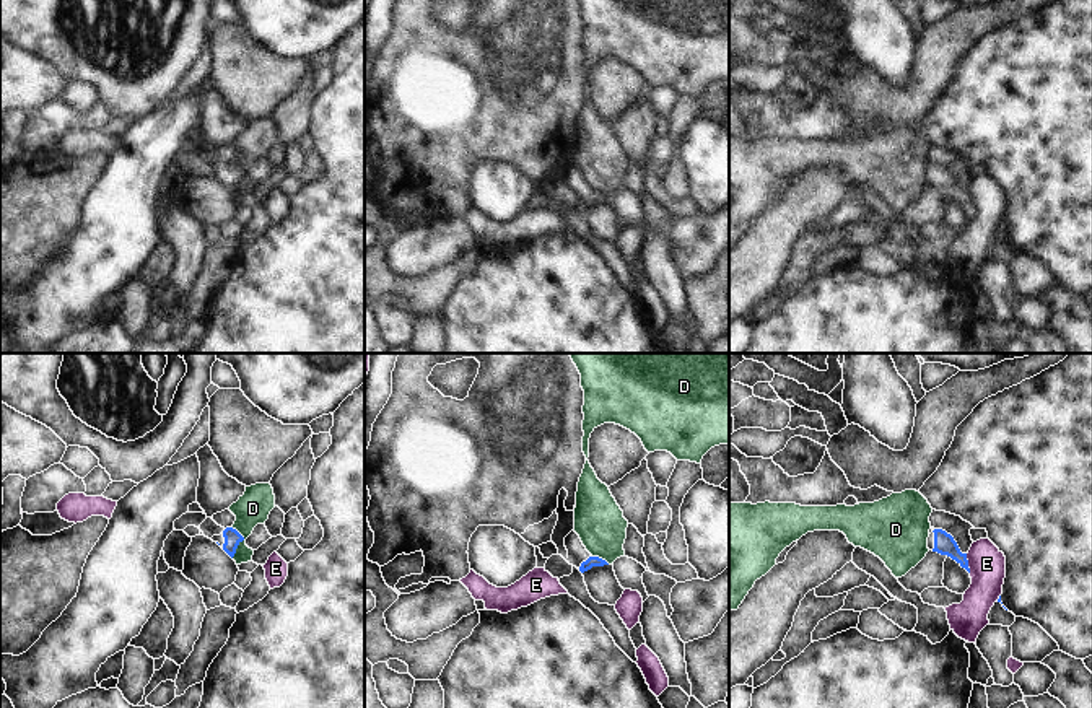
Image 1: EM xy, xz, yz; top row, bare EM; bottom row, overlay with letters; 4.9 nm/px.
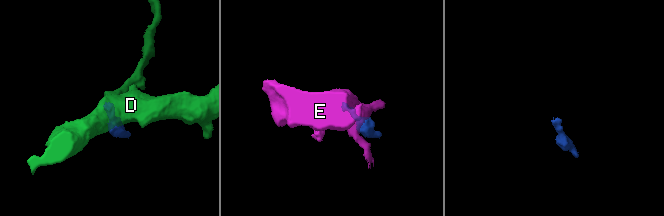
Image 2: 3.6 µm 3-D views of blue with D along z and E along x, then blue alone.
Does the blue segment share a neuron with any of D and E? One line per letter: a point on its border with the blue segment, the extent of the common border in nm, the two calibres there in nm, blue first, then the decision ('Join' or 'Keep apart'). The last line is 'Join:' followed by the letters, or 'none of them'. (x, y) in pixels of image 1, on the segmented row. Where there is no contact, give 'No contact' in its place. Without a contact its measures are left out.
D: Touches blue at xy (241, 541). Shared border 160 nm. Thickness 80 nm (blue) against 170 nm. Keep apart
E: Touches blue at yz (967, 563). Shared border 100 nm. Thickness 110 nm (blue) against 180 nm. Keep apart
Join: none of them.

